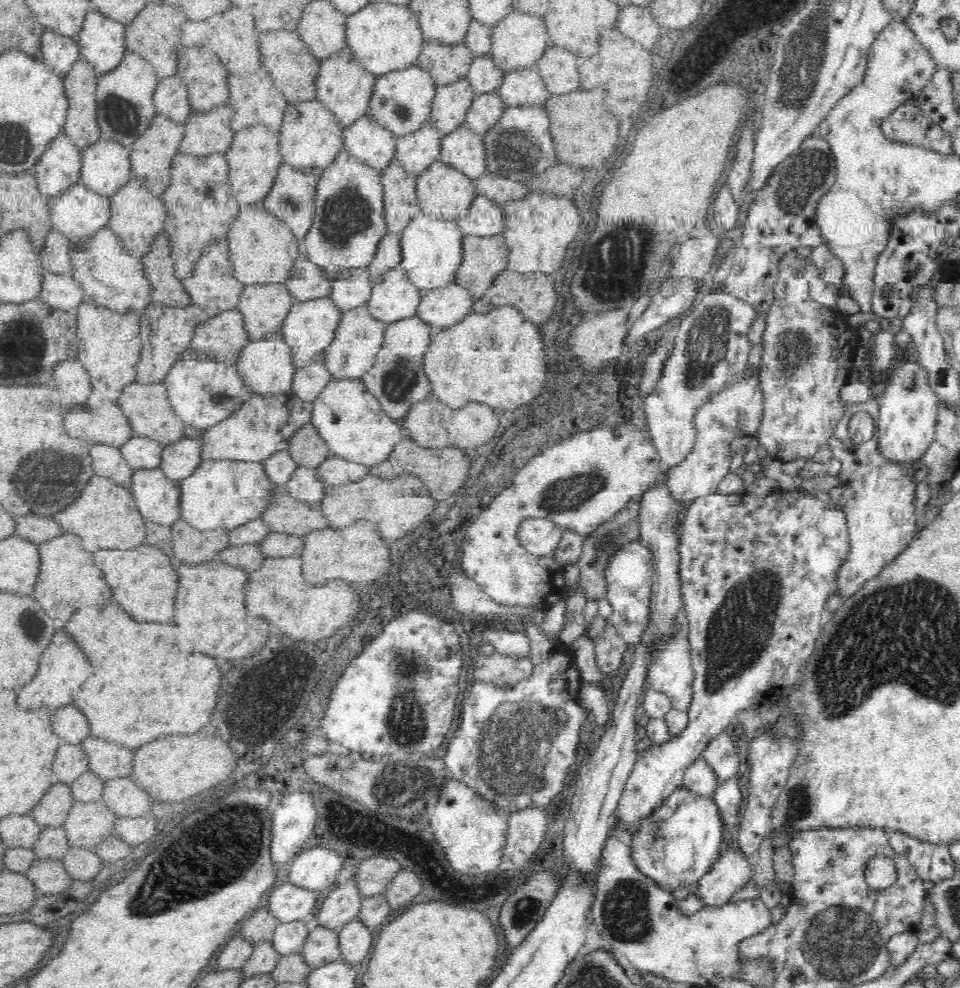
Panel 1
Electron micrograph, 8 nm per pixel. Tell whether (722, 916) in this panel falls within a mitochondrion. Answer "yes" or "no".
no

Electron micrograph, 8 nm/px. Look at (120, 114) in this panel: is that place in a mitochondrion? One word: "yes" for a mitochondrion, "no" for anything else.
yes

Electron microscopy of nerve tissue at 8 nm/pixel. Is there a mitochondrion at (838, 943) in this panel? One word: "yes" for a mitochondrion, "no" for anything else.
yes

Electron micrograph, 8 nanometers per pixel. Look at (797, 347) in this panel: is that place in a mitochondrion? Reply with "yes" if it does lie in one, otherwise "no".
yes

